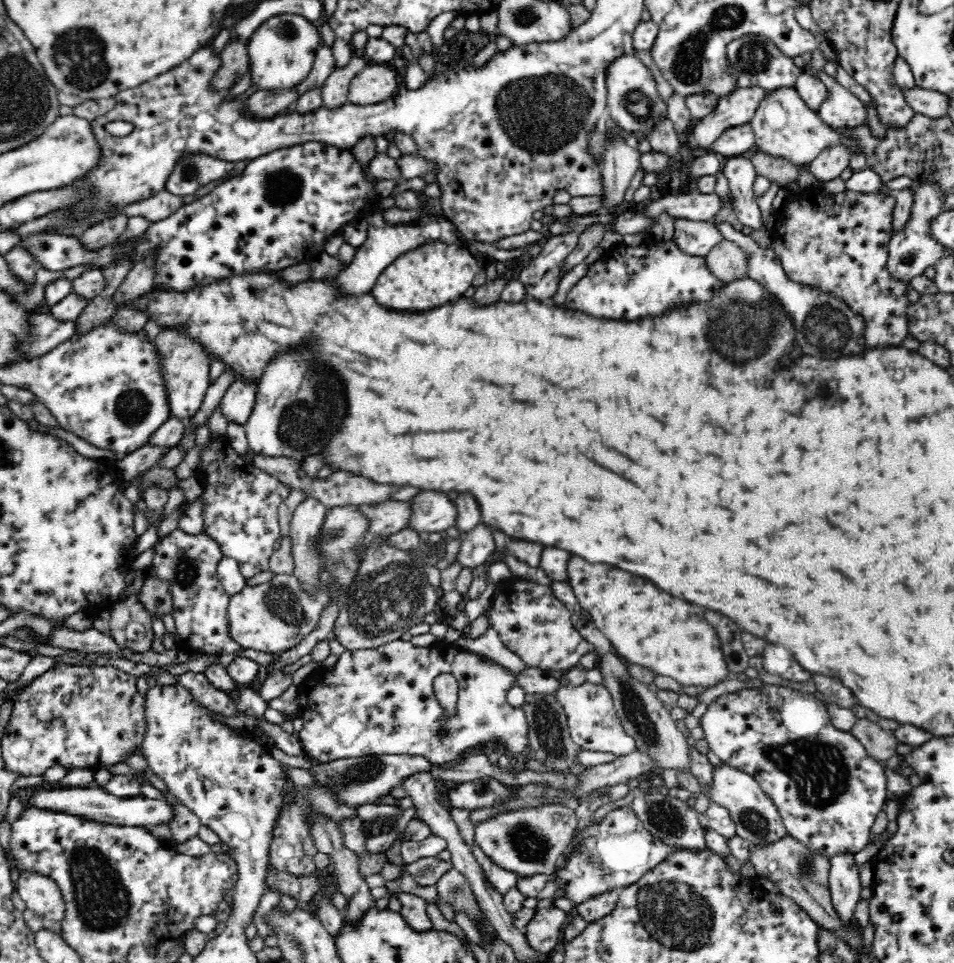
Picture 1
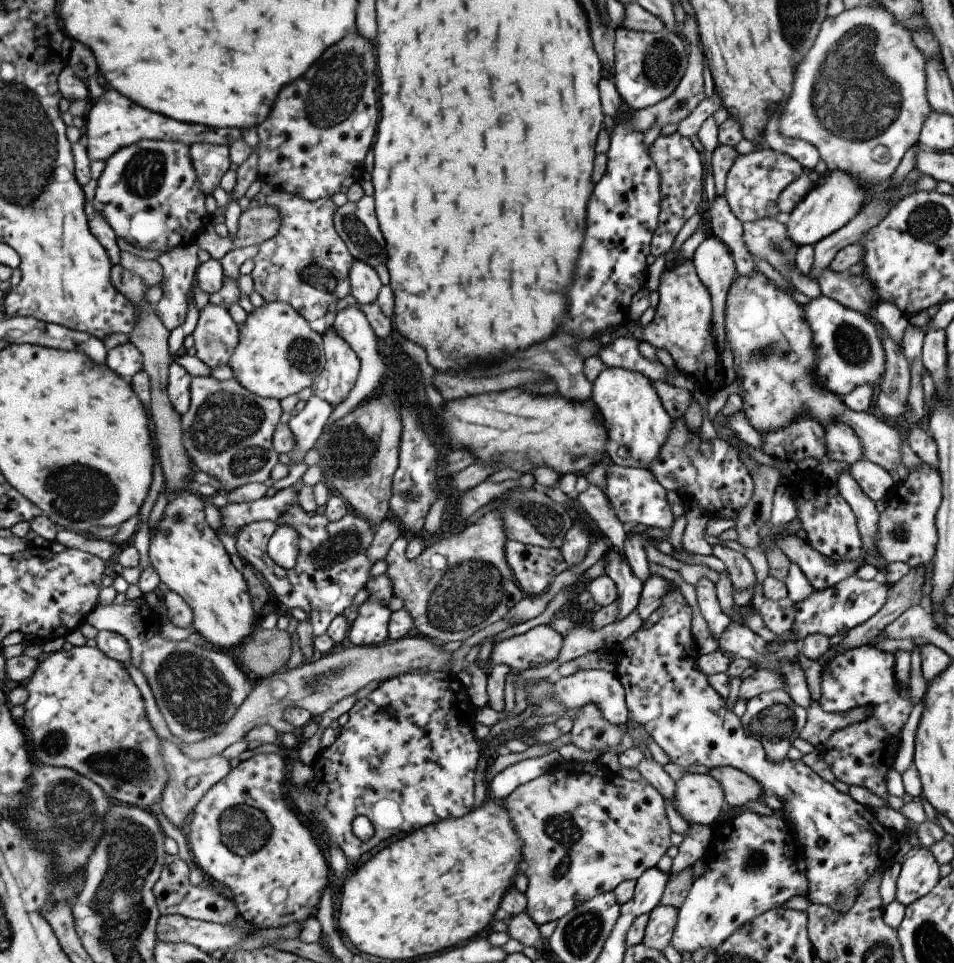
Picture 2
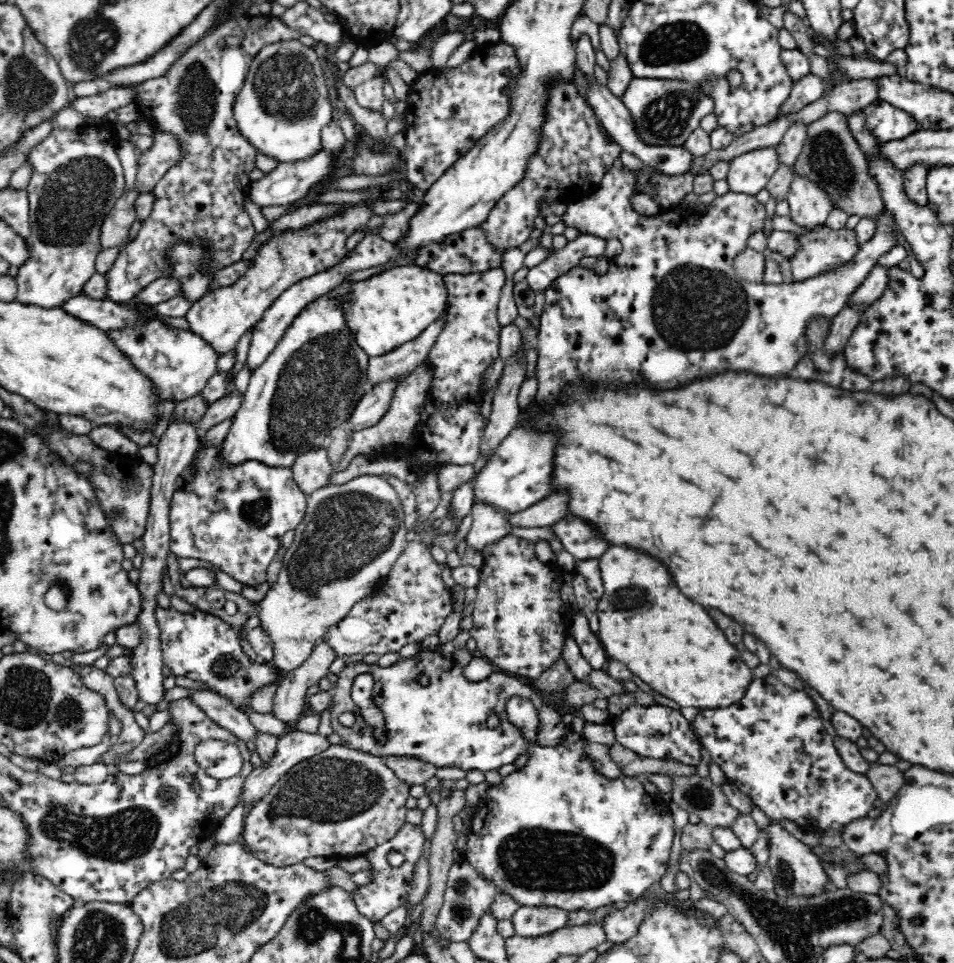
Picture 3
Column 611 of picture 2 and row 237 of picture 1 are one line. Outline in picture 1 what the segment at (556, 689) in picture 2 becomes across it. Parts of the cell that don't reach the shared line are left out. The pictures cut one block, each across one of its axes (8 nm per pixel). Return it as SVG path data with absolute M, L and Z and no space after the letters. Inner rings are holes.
M675 220L673 243L691 256L706 256L723 239L715 224L707 221Z

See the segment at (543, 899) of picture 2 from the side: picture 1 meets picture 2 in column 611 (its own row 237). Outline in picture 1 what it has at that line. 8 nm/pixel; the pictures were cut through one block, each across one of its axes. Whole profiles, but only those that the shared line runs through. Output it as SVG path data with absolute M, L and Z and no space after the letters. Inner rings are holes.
M818 188L801 190L789 194L789 202L775 212L776 228L770 233L771 247L780 260L787 277L792 280L815 286L843 300L866 323L866 344L868 347L889 347L902 345L909 336L909 322L906 317L909 281L892 277L888 271L889 242L893 236L893 211L896 199L891 195L872 192L844 190L840 194L827 194Z

